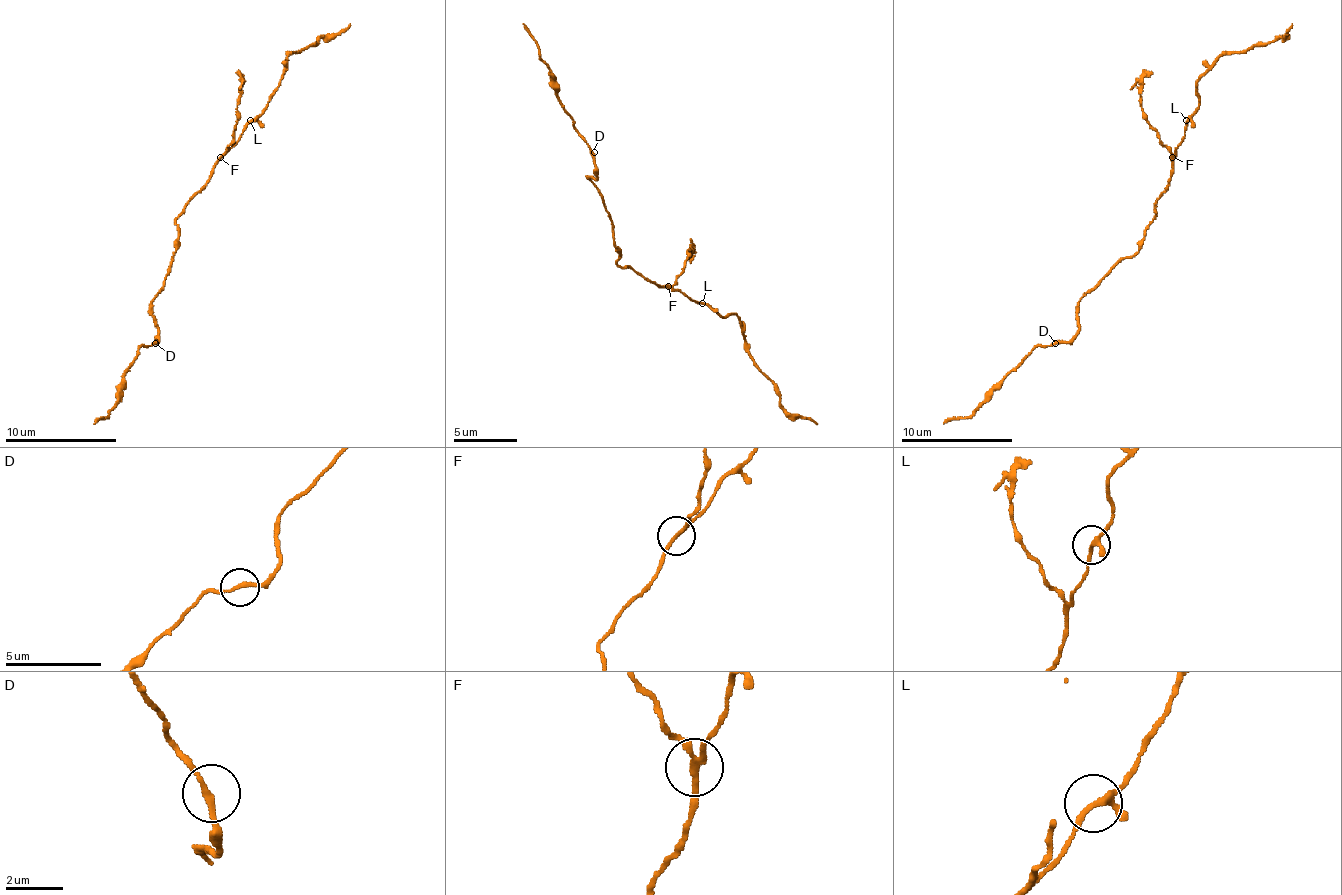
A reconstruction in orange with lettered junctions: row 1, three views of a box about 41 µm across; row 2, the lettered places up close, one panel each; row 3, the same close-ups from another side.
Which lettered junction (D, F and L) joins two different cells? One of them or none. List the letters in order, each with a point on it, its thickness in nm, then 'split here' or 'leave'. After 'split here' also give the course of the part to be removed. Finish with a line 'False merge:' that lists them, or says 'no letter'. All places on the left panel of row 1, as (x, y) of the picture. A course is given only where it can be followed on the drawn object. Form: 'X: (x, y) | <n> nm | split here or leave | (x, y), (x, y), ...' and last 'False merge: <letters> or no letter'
D: (155, 343) | 200 nm | leave
F: (220, 157) | 180 nm | split here | (219, 157), (233, 137), (242, 79), (239, 73)
L: (250, 120) | 170 nm | leave
False merge: F

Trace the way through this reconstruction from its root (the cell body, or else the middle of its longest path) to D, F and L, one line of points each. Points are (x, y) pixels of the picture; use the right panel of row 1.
D: (1150, 221), (1142, 246), (1131, 257), (1122, 257), (1081, 299), (1078, 332), (1069, 341), (1055, 343)
F: (1150, 221), (1156, 212), (1156, 198), (1173, 173), (1173, 157)
L: (1150, 221), (1156, 212), (1156, 198), (1173, 173), (1173, 154), (1184, 137), (1186, 120)

